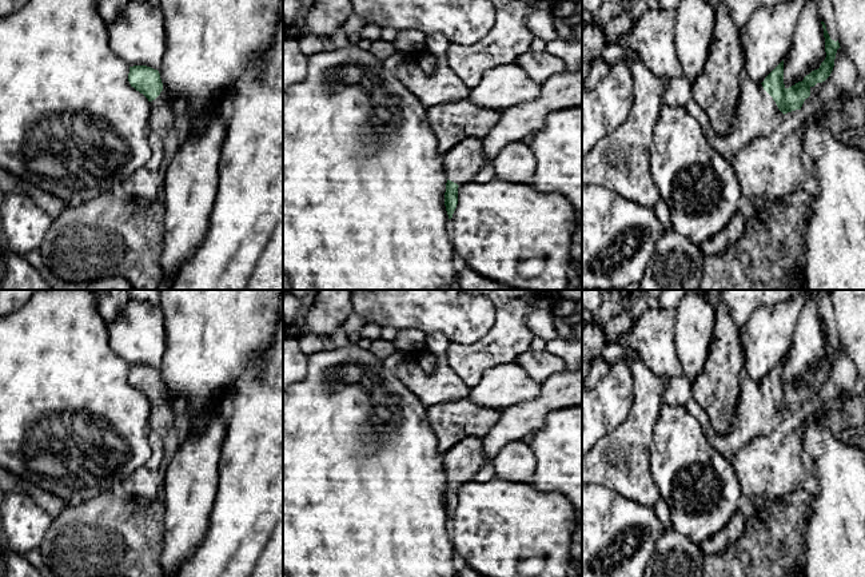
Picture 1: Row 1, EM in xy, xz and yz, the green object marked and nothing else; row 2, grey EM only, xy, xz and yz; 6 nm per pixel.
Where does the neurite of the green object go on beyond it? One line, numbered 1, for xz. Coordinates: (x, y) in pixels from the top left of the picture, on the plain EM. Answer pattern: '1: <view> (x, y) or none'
1: xz (461, 462)

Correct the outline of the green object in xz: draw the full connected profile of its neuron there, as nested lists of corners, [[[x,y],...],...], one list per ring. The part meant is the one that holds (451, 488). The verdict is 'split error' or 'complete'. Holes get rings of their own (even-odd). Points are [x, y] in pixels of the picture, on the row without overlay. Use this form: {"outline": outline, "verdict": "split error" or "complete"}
{"outline": [[[466,437],[442,457],[447,475],[445,505],[449,518],[451,518],[458,504],[458,486],[470,482],[486,463],[483,442],[478,437]]], "verdict": "split error"}

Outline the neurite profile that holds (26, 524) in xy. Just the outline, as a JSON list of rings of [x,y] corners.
[[[16,492],[5,493],[0,517],[9,546],[23,556],[39,549],[53,520],[32,498]]]

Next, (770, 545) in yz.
[[[809,489],[788,492],[772,498],[761,509],[752,509],[746,513],[745,529],[737,542],[719,554],[705,554],[705,572],[702,577],[792,577],[794,572],[804,577],[805,545],[802,540],[806,514],[812,496]]]

